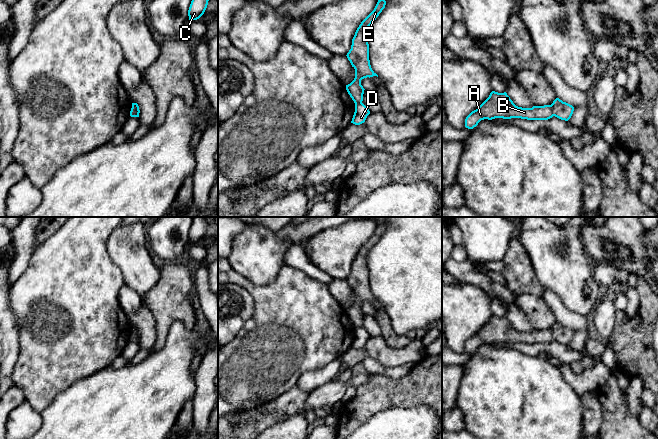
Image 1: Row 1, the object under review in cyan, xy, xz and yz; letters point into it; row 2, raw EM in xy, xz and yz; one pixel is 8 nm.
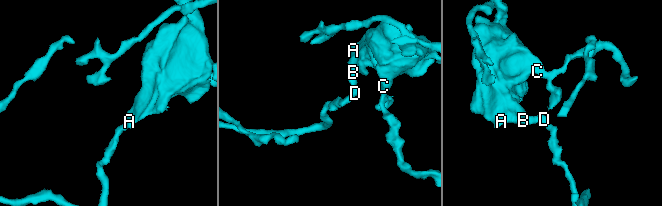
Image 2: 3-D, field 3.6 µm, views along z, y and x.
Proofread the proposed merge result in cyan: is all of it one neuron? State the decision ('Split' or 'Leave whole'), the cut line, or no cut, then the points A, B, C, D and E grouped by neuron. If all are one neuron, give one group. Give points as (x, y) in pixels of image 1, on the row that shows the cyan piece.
Split. Split along yz (550, 105), (554, 115). Groups: A B C E / D

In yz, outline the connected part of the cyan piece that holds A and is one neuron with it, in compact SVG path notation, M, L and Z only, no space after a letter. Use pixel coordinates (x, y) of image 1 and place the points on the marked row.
M492 91L489 97L465 119L465 127L473 129L481 120L495 118L521 118L527 120L548 120L554 116L552 106L533 106L522 108L516 106L506 92Z

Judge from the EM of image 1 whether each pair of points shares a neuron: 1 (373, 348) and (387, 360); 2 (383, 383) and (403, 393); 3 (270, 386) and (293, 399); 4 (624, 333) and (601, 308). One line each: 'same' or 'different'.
1: same
2: same
3: different
4: different

